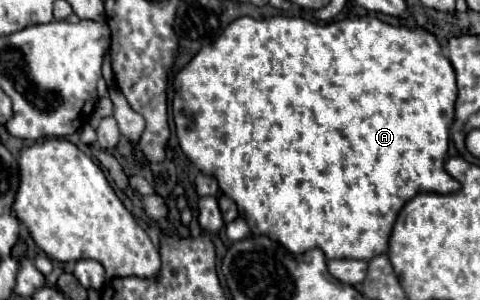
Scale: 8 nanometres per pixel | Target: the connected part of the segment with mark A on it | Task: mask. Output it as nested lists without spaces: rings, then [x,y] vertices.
[[[239,17],[223,31],[213,43],[205,45],[189,65],[175,77],[173,119],[183,153],[191,163],[207,173],[215,175],[221,191],[237,203],[239,215],[247,221],[253,235],[267,235],[269,239],[285,245],[291,253],[305,253],[309,249],[321,249],[327,259],[373,259],[389,249],[391,229],[403,205],[417,193],[453,193],[461,189],[447,171],[445,157],[449,149],[449,129],[455,119],[457,81],[451,61],[443,55],[443,49],[433,33],[423,27],[389,25],[377,17],[341,19],[333,23],[311,23],[303,17],[271,17],[259,21],[253,17]]]

